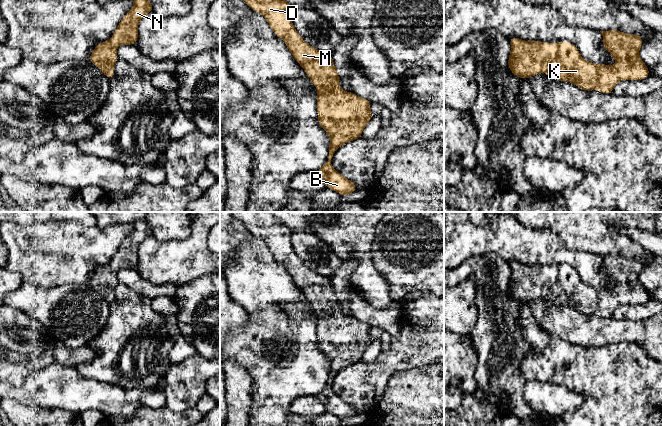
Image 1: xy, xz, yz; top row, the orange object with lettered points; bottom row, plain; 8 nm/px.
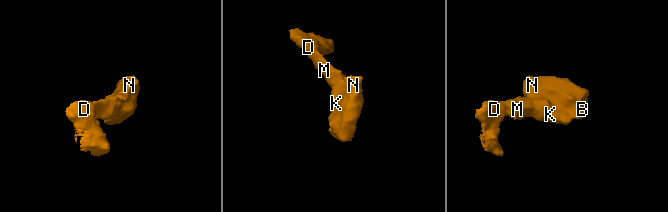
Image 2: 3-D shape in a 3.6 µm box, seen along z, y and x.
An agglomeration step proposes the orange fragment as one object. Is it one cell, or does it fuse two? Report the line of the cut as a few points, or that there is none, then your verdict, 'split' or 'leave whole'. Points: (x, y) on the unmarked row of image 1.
no cut | leave whole

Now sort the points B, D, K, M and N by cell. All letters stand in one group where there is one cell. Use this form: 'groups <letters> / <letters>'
groups B D K M N

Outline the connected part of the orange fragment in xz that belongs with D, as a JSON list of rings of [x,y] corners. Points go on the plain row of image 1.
[[[234,212],[234,215],[252,234],[259,236],[266,242],[271,254],[284,264],[295,284],[318,313],[318,348],[330,360],[330,369],[328,385],[316,397],[324,405],[326,411],[338,416],[341,420],[353,417],[356,415],[356,409],[334,393],[331,389],[331,383],[340,370],[360,362],[364,352],[373,341],[373,338],[370,336],[371,326],[352,316],[346,316],[341,313],[338,306],[339,298],[333,288],[331,277],[320,275],[304,266],[301,259],[296,256],[291,245],[293,231],[283,224],[280,219],[270,212]]]

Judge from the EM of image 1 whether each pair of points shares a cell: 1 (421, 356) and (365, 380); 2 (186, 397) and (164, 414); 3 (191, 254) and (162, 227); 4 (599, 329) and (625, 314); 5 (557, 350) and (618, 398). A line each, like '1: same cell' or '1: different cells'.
1: same cell
2: different cells
3: different cells
4: different cells
5: same cell

